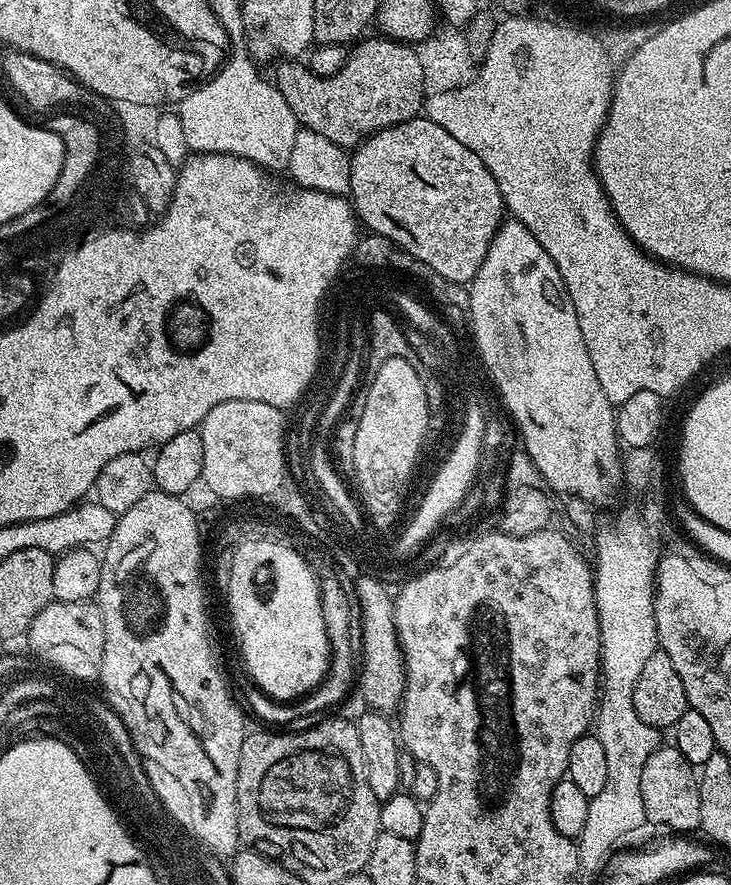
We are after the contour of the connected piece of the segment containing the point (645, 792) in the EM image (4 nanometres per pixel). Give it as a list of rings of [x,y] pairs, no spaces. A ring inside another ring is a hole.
[[[658,746],[646,758],[646,766],[642,766],[642,806],[644,807],[645,821],[654,823],[657,829],[669,828],[672,834],[692,834],[700,826],[702,818],[702,806],[700,805],[700,786],[698,776],[694,773],[694,766],[682,758],[680,751],[675,746]]]

